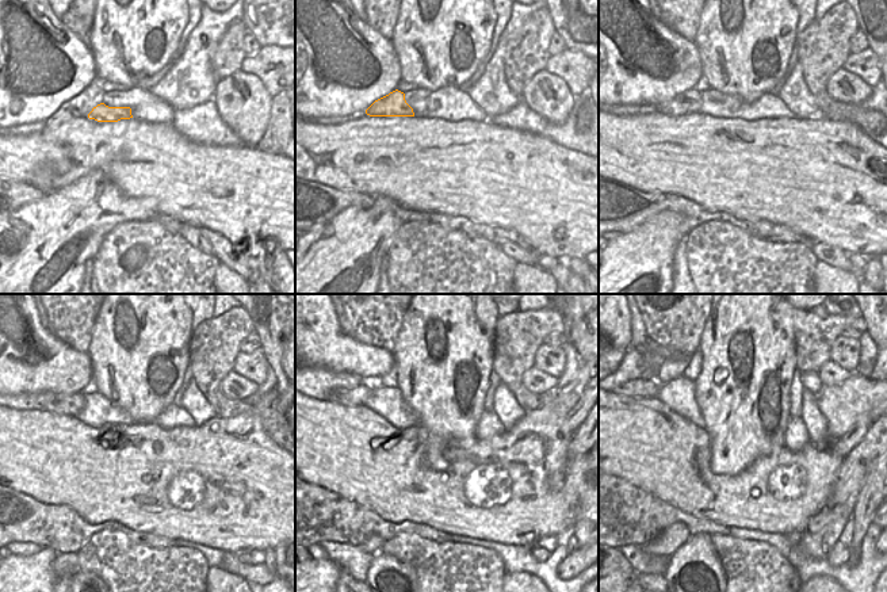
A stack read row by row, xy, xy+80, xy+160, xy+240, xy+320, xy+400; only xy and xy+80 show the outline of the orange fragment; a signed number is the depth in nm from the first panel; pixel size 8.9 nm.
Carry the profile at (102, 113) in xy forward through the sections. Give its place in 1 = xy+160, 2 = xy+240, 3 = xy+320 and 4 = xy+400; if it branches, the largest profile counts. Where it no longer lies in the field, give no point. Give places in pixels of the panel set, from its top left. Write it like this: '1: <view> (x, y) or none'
1: xy+160 (688, 102)
2: xy+240 (60, 404)
3: xy+320 (358, 396)
4: xy+400 (635, 388)

